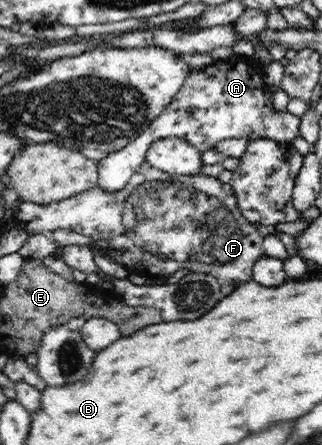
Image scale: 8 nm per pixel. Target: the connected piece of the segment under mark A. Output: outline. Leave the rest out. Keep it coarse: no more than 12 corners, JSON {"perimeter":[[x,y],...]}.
{"perimeter":[[234,56],[193,70],[127,147],[98,162],[123,189],[157,140],[291,146],[301,117],[273,108],[263,69]]}

